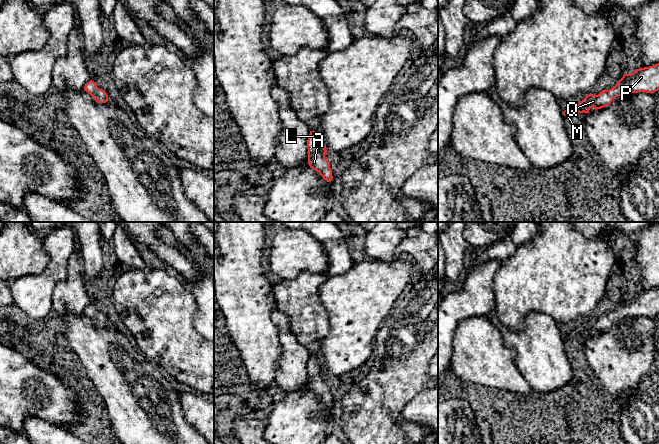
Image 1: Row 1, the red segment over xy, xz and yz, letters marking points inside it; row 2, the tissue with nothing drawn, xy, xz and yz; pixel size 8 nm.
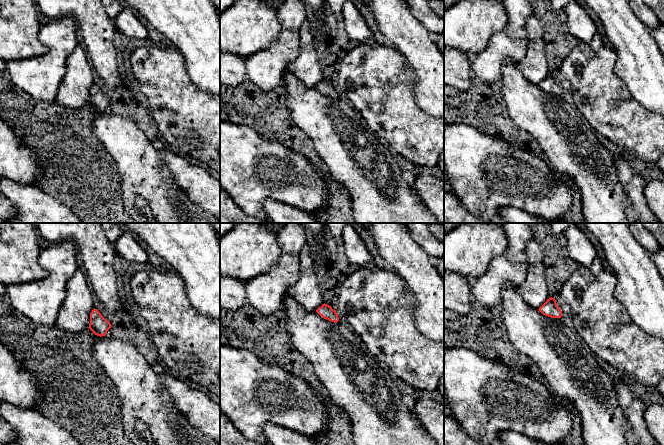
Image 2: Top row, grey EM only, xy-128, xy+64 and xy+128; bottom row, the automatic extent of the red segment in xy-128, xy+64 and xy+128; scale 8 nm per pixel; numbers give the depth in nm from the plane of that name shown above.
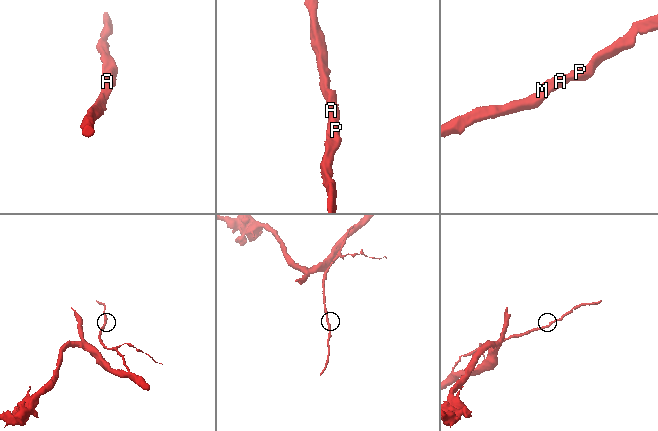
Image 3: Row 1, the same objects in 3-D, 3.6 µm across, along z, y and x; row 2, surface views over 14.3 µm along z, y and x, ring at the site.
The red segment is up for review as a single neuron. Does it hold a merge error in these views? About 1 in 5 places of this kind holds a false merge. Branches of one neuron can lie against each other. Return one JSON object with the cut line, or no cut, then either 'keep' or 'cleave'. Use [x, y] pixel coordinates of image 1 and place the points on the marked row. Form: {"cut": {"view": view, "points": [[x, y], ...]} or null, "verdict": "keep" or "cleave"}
{"cut": null, "verdict": "keep"}

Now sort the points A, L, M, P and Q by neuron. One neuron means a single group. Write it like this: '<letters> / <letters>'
A L M P Q

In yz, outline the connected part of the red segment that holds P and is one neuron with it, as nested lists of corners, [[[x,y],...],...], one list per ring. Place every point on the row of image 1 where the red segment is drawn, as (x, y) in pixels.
[[[659,63],[653,66],[635,69],[623,77],[609,90],[598,95],[589,94],[579,103],[575,103],[563,112],[564,116],[575,113],[589,113],[593,107],[596,110],[608,106],[614,98],[623,93],[654,93],[659,90]]]

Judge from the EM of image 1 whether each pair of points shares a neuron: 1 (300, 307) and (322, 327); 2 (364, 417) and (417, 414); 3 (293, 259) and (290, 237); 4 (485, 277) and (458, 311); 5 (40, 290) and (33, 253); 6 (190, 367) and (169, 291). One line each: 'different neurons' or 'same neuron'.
1: same neuron
2: different neurons
3: same neuron
4: same neuron
5: different neurons
6: same neuron

